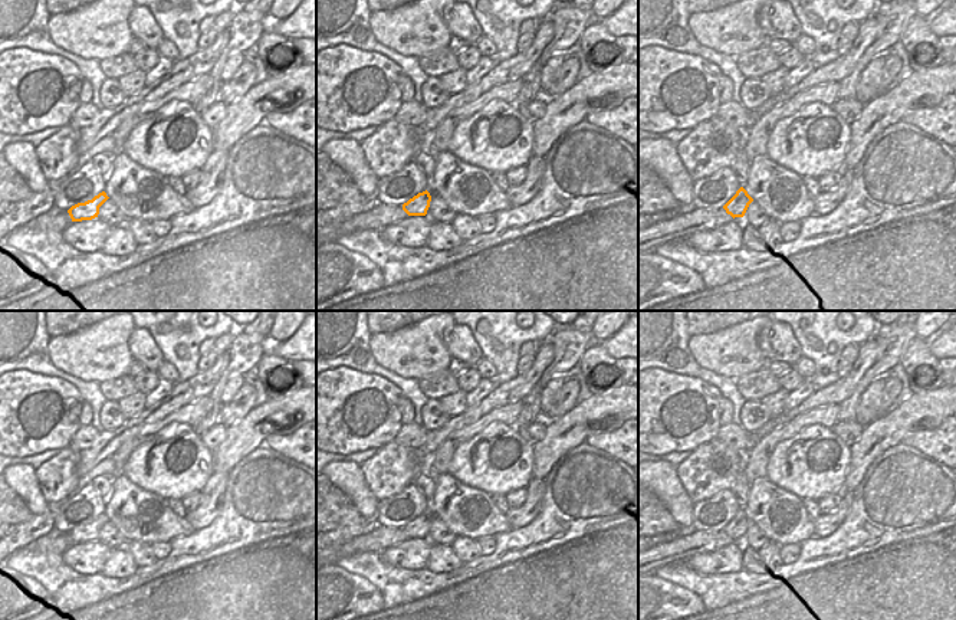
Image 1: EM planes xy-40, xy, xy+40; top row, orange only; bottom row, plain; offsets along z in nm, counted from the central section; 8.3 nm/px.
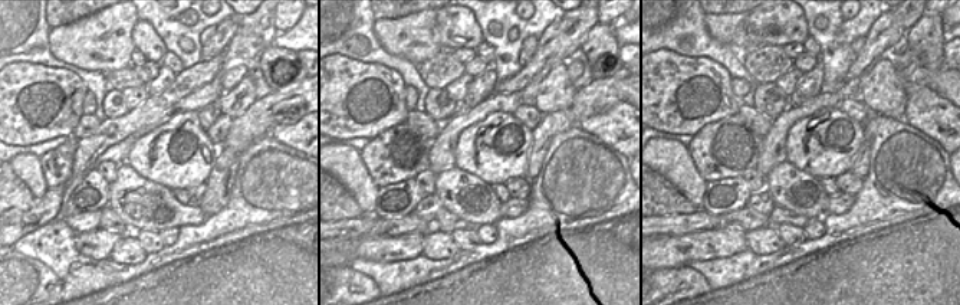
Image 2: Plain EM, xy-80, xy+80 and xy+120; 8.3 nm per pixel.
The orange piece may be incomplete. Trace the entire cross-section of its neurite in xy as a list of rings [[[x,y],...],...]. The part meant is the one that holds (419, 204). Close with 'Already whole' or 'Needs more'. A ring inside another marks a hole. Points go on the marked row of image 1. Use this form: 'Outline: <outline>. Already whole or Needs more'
Outline: [[[426,190],[423,193],[418,193],[413,199],[410,199],[407,203],[403,204],[403,210],[408,216],[426,216],[427,210],[430,207],[431,196]]]. Already whole

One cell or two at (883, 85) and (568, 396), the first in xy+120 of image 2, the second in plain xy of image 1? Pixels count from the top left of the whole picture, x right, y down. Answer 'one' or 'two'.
two

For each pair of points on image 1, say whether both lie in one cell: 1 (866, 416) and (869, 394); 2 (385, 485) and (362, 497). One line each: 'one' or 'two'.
1: one
2: two

